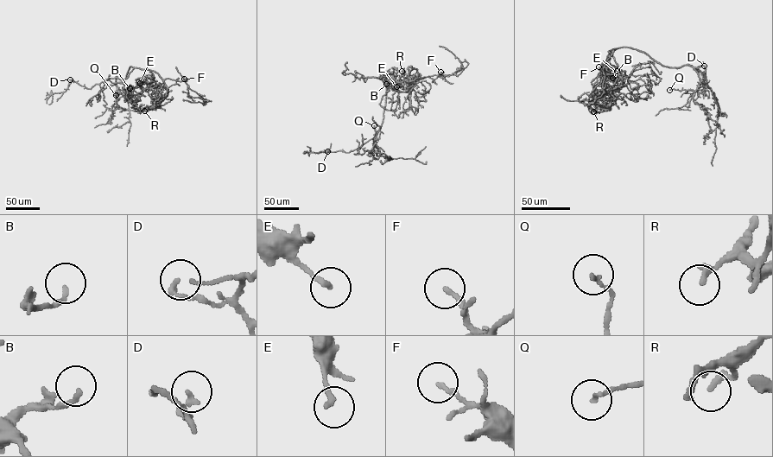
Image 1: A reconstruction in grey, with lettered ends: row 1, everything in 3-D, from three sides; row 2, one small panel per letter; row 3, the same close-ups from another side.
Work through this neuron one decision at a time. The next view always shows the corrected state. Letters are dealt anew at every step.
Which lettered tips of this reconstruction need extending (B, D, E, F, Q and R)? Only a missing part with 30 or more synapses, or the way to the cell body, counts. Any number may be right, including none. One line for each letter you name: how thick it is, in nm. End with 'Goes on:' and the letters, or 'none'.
Goes on: none

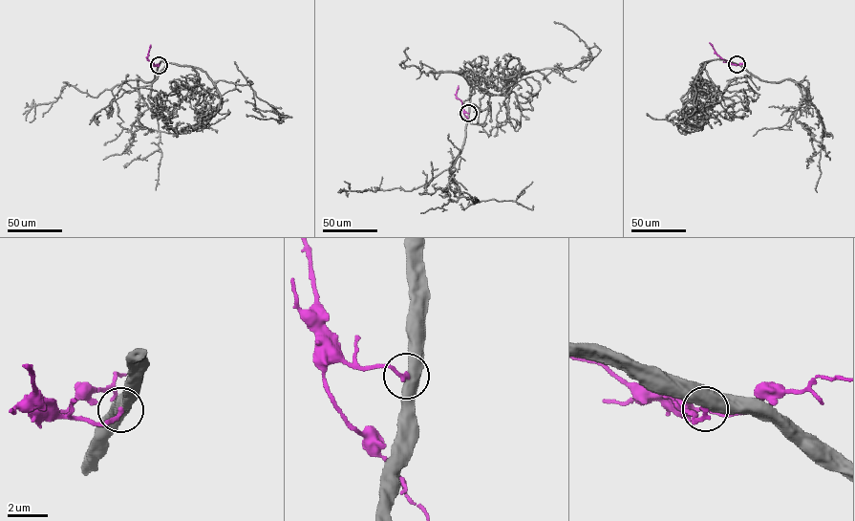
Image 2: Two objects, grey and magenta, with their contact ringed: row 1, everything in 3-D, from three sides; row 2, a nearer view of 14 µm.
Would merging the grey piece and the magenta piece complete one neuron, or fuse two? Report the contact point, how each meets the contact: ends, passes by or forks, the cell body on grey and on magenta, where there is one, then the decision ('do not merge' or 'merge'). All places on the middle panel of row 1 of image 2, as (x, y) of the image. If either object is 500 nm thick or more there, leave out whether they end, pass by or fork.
(468, 113) | grey none | magenta none | do not merge

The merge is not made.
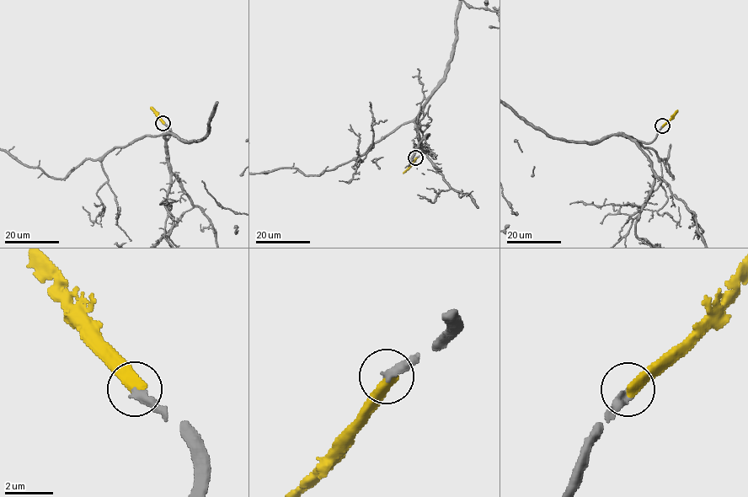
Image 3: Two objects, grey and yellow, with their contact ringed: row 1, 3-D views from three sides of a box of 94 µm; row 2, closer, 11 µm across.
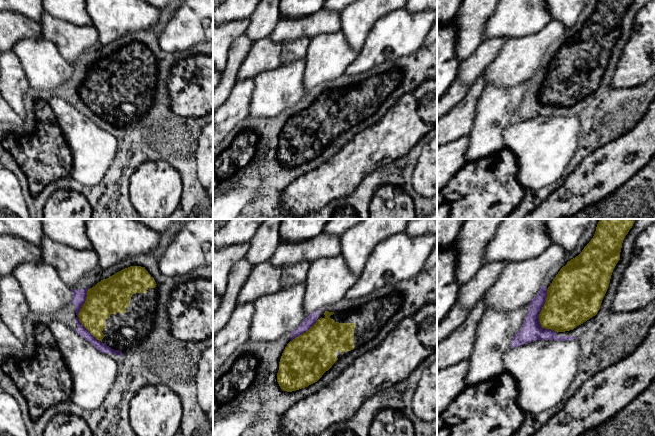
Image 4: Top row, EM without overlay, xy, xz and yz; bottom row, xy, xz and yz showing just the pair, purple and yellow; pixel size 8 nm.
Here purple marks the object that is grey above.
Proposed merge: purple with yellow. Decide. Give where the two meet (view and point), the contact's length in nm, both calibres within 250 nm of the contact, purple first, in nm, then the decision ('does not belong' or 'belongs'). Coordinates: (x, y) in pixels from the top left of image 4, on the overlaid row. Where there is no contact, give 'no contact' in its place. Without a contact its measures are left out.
meets purple in xy at (77, 316); contact 460 nm long; 110 nm thick on the purple side, 260 nm on the other; belongs

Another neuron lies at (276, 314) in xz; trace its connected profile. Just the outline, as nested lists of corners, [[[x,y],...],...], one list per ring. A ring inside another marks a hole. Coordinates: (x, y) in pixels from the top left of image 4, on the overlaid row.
[[[305,282],[264,295],[254,301],[249,339],[274,342],[305,319]]]

